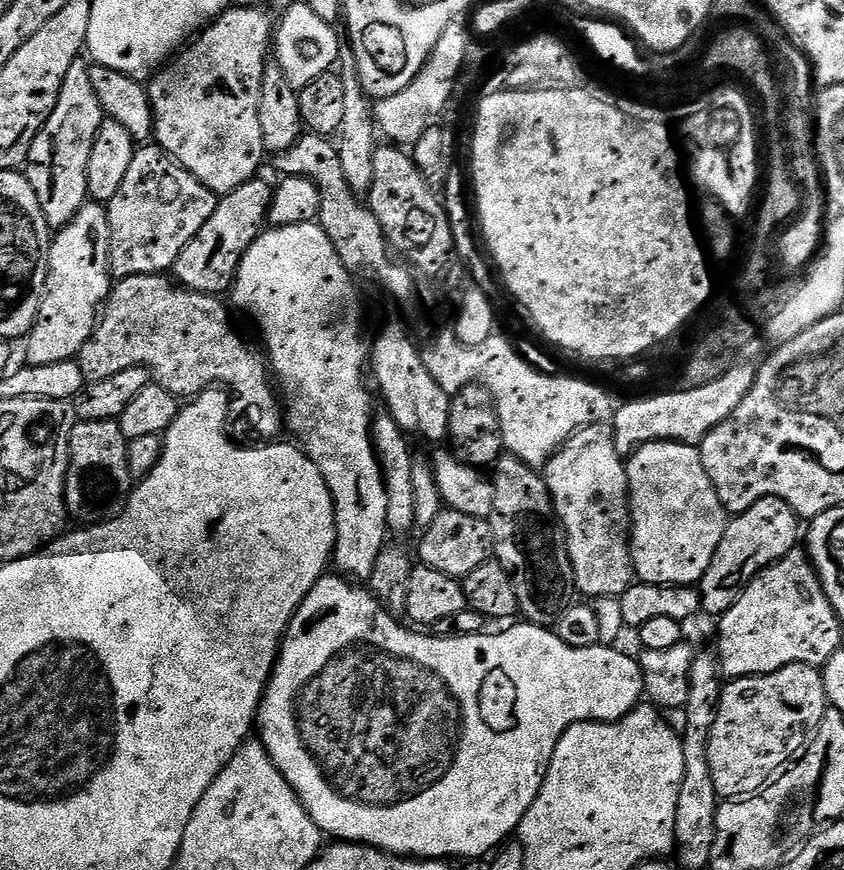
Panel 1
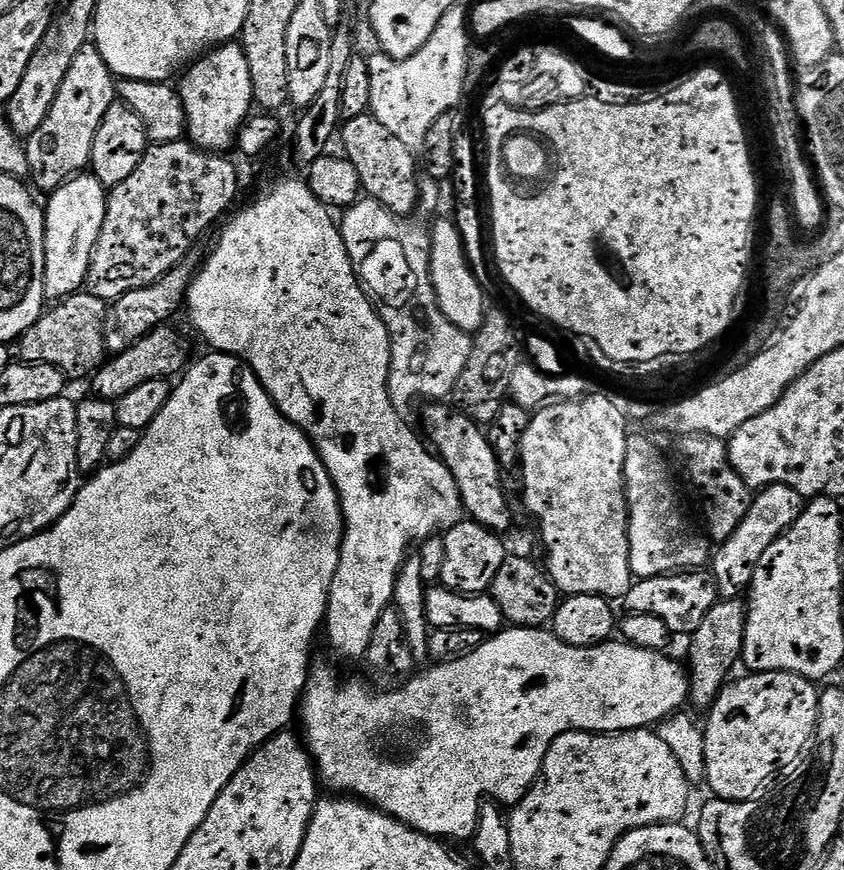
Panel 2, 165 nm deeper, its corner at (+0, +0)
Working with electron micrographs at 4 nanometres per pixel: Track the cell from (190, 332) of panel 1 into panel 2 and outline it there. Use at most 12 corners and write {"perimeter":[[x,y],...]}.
{"perimeter":[[105,301],[53,303],[18,341],[25,364],[91,377],[106,353]]}

